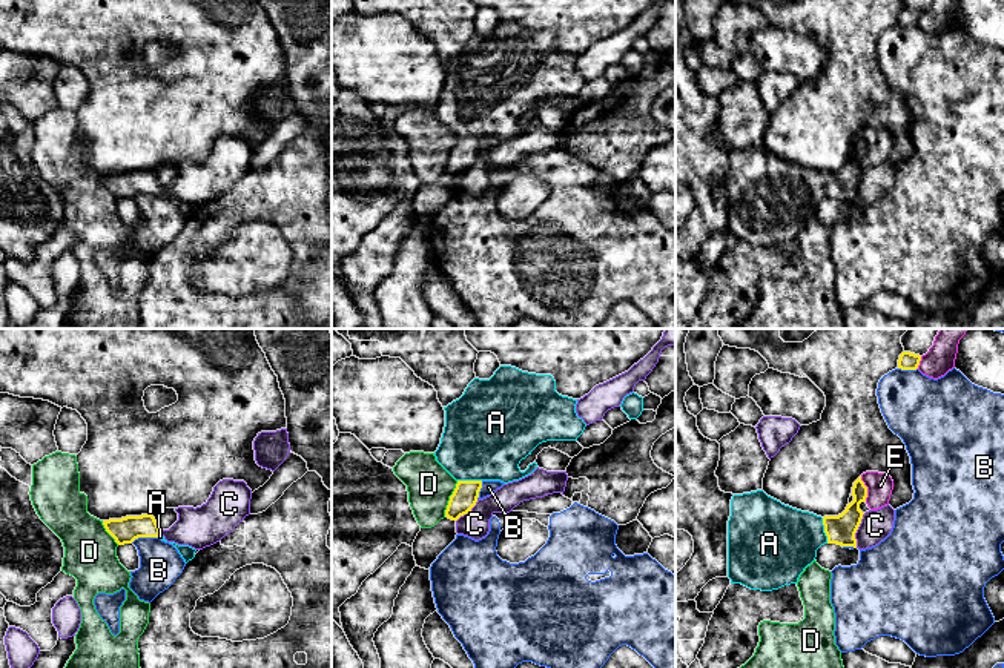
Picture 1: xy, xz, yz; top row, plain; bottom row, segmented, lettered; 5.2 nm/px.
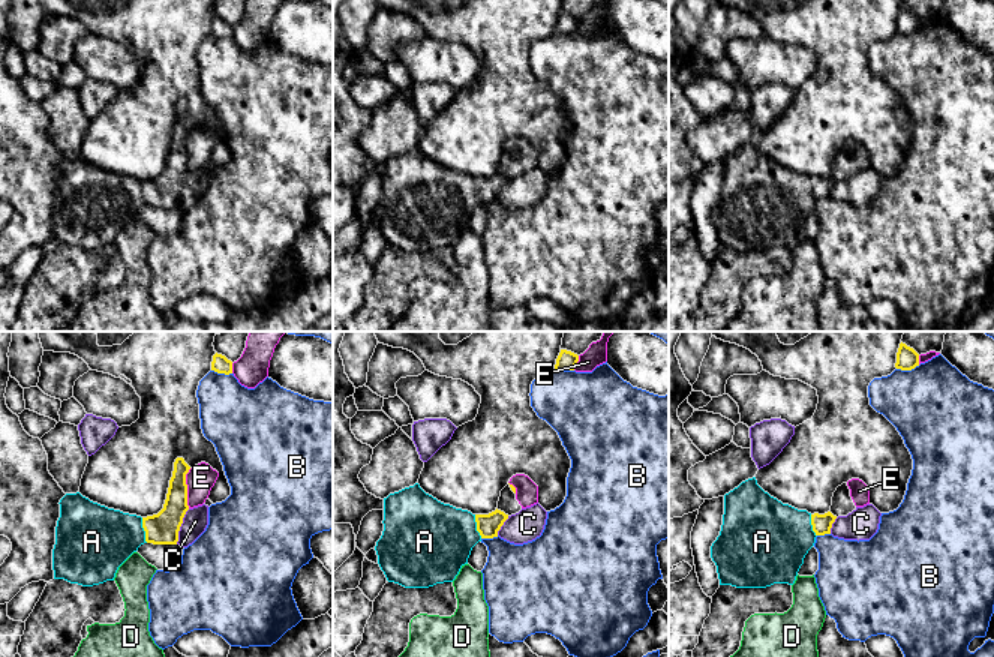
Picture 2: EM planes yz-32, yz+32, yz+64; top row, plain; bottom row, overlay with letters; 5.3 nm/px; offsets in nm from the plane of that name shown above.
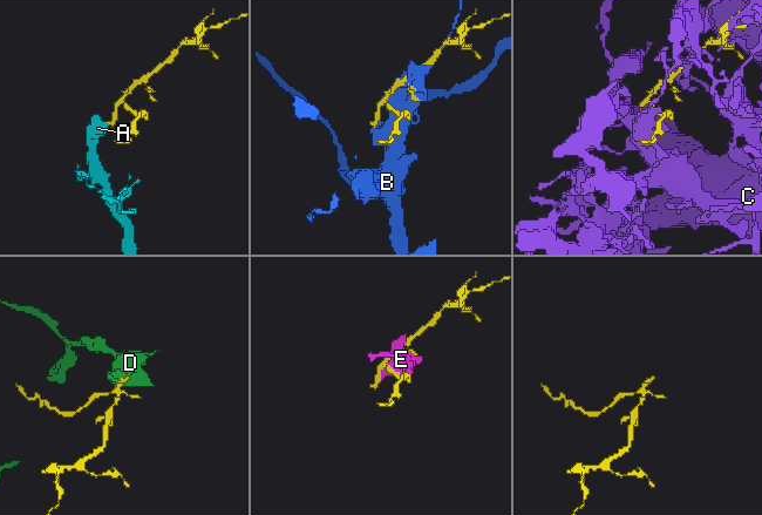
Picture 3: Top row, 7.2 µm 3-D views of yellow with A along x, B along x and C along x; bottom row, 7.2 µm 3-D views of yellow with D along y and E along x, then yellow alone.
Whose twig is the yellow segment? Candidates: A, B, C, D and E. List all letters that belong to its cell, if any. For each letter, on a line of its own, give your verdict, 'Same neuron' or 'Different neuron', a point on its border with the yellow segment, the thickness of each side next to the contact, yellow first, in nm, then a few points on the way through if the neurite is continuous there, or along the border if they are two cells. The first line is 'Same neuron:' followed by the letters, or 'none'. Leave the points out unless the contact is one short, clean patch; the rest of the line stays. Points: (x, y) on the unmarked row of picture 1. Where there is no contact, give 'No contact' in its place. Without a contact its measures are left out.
Same neuron: A
A: Same neuron. Touches yellow at yz (825, 186). Thickness 150 nm (yellow) against 380 nm. Path across: yz (842, 185), (825, 186), (779, 198)
B: Different neuron. Touches yellow at xy (143, 192). Thickness 140 nm (yellow) against 220 nm
C: Different neuron. Touches yellow at yz (857, 185). Thickness 150 nm (yellow) against 160 nm
D: Different neuron. Touches yellow at xz (450, 155). Thickness 140 nm (yellow) against 240 nm. Boundary: xz (458, 137), (444, 172)
E: Different neuron. Touches yellow at yz (866, 145). Thickness 150 nm (yellow) against 140 nm

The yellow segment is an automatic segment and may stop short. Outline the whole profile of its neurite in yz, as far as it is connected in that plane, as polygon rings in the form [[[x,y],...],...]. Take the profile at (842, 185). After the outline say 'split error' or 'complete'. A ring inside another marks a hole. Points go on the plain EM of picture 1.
[[[861,132],[852,143],[854,157],[838,172],[817,172],[801,167],[768,152],[763,146],[734,150],[728,177],[728,233],[751,246],[772,247],[797,240],[800,230],[817,213],[824,200],[857,204],[855,189],[861,180],[860,160],[866,158],[867,143]]] | split error

